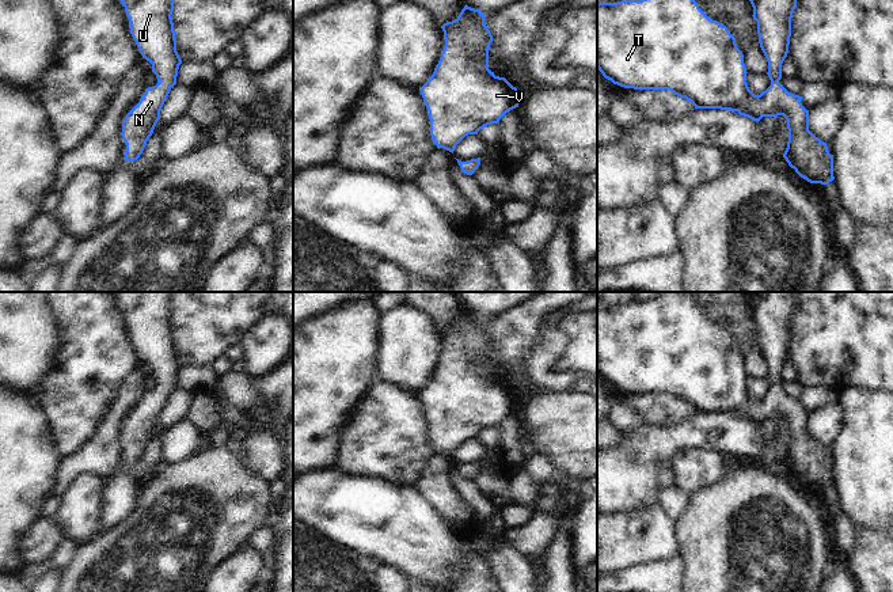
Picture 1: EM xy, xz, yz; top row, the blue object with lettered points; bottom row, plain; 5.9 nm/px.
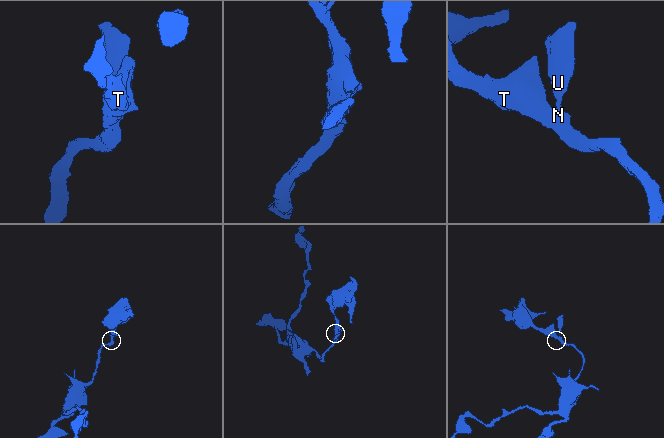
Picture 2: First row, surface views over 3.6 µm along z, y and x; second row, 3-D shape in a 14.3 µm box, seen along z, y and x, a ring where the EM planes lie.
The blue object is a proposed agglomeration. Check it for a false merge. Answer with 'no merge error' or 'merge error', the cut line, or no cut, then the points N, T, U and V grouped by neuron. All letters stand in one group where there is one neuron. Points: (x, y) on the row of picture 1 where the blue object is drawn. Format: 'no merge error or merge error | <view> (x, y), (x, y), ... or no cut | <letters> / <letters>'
no merge error | no cut | N T U V

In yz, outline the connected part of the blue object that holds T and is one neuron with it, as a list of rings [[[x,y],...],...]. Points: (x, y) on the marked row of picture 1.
[[[622,0],[618,3],[598,3],[597,1],[597,69],[603,73],[603,76],[611,80],[613,84],[618,84],[624,88],[634,90],[669,90],[674,95],[680,98],[685,98],[689,100],[695,109],[721,109],[737,111],[740,115],[748,117],[756,122],[759,122],[763,117],[774,117],[776,119],[778,115],[783,115],[787,119],[788,129],[788,141],[787,148],[783,153],[783,158],[788,163],[795,172],[806,179],[810,183],[821,183],[828,185],[835,179],[833,177],[833,155],[829,153],[826,143],[817,138],[809,130],[809,110],[806,110],[801,100],[802,96],[794,95],[788,92],[782,84],[778,81],[782,79],[782,64],[788,53],[790,37],[791,37],[791,18],[793,12],[797,7],[797,0],[749,0],[753,7],[753,19],[757,22],[757,34],[760,48],[768,61],[768,77],[771,80],[771,86],[763,91],[760,95],[755,95],[746,83],[746,67],[744,64],[744,54],[737,48],[736,38],[730,34],[726,26],[721,24],[717,20],[710,19],[698,5],[695,0]]]

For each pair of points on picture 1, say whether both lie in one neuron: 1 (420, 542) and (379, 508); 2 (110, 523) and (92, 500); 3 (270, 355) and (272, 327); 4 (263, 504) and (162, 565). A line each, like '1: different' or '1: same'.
1: same
2: different
3: same
4: same

